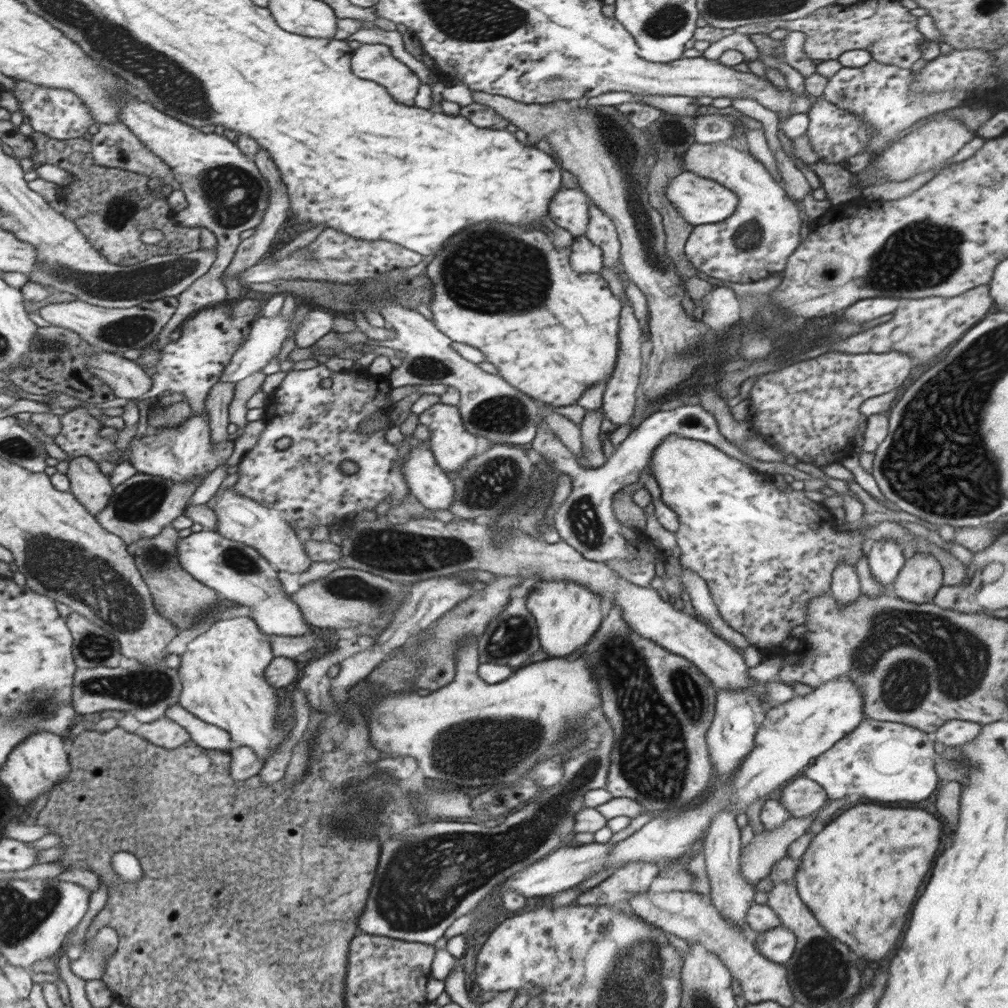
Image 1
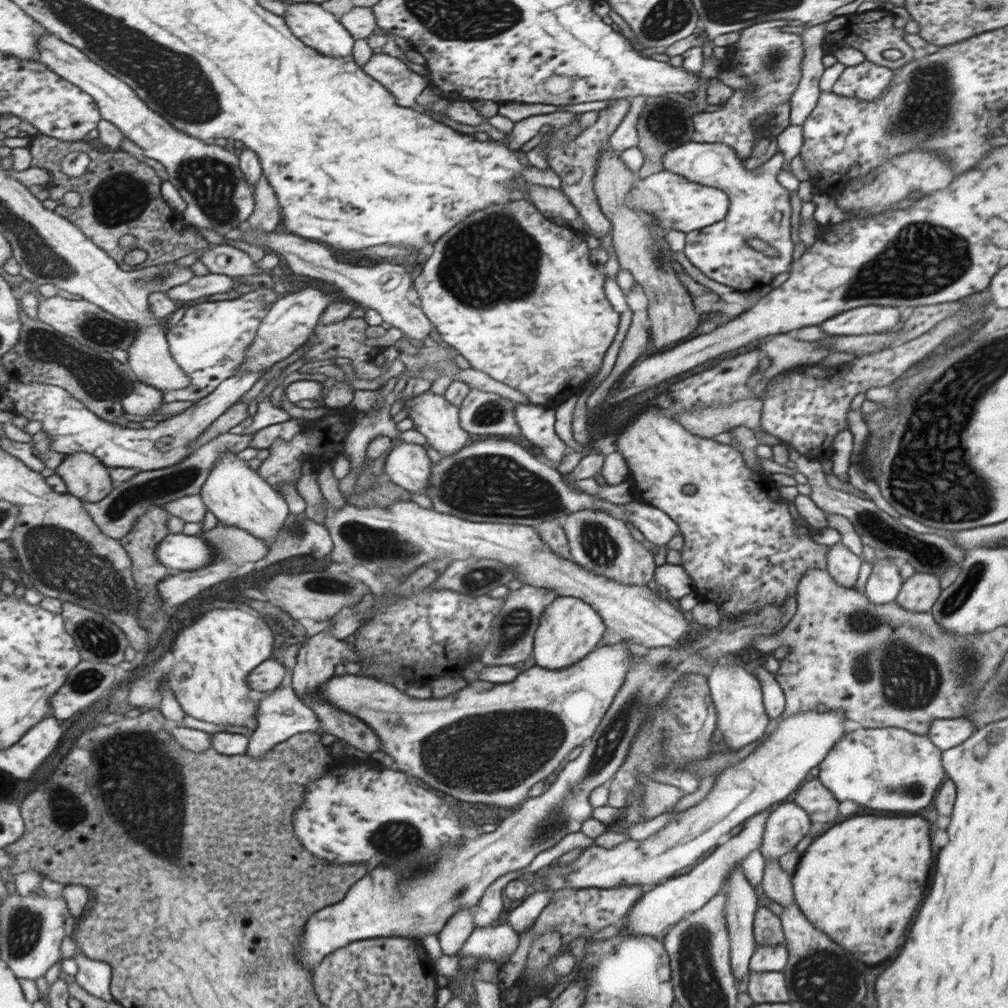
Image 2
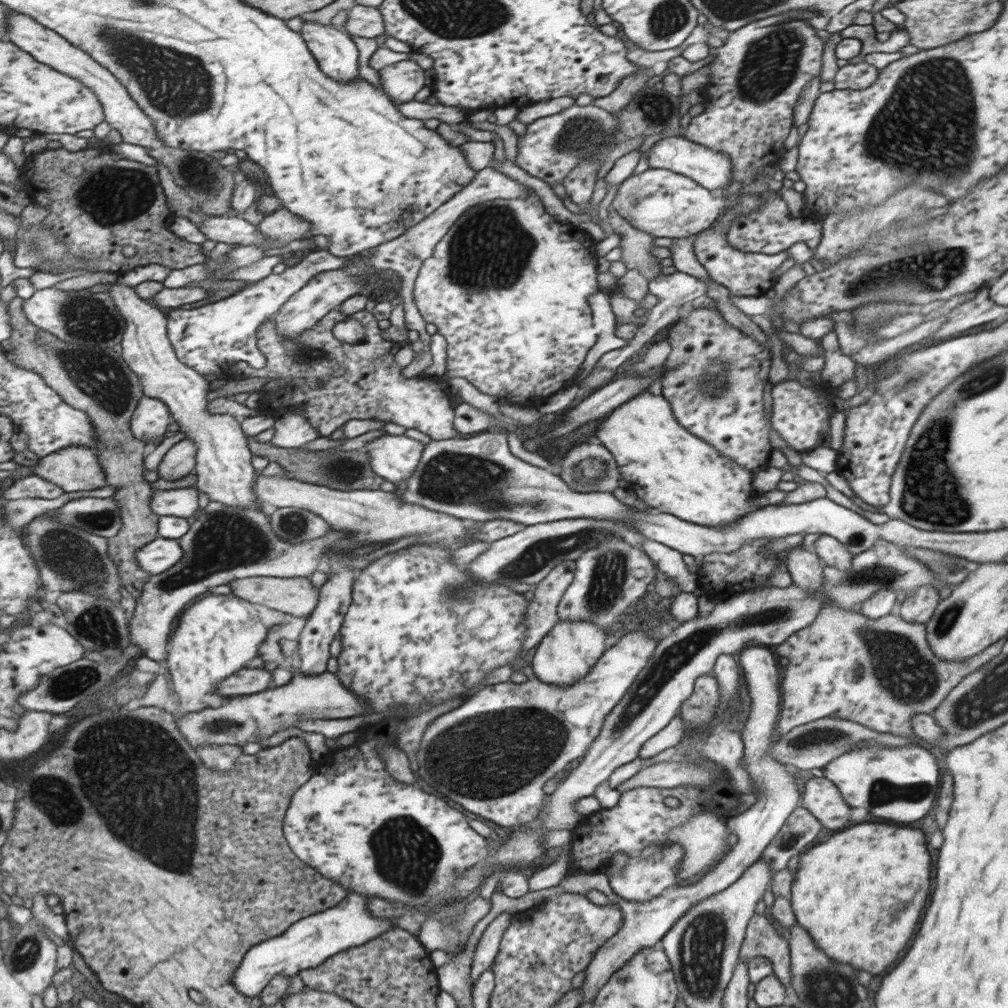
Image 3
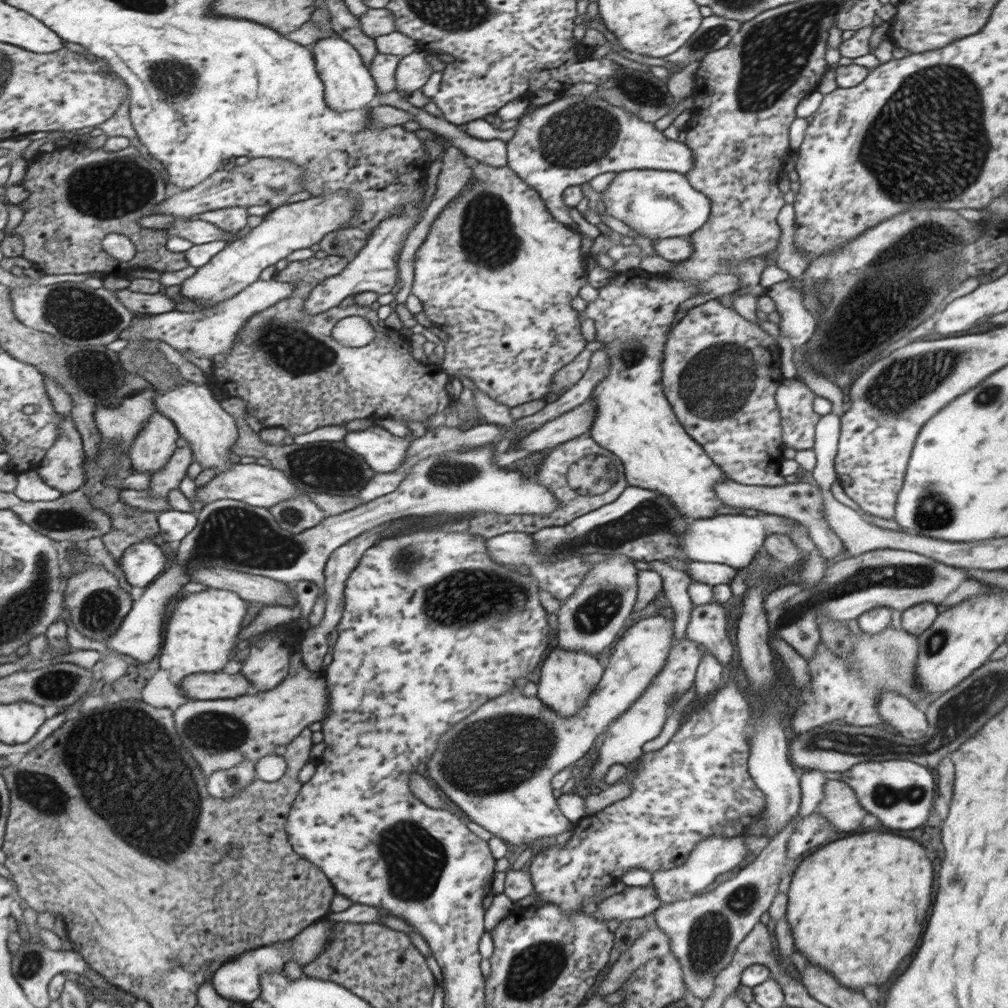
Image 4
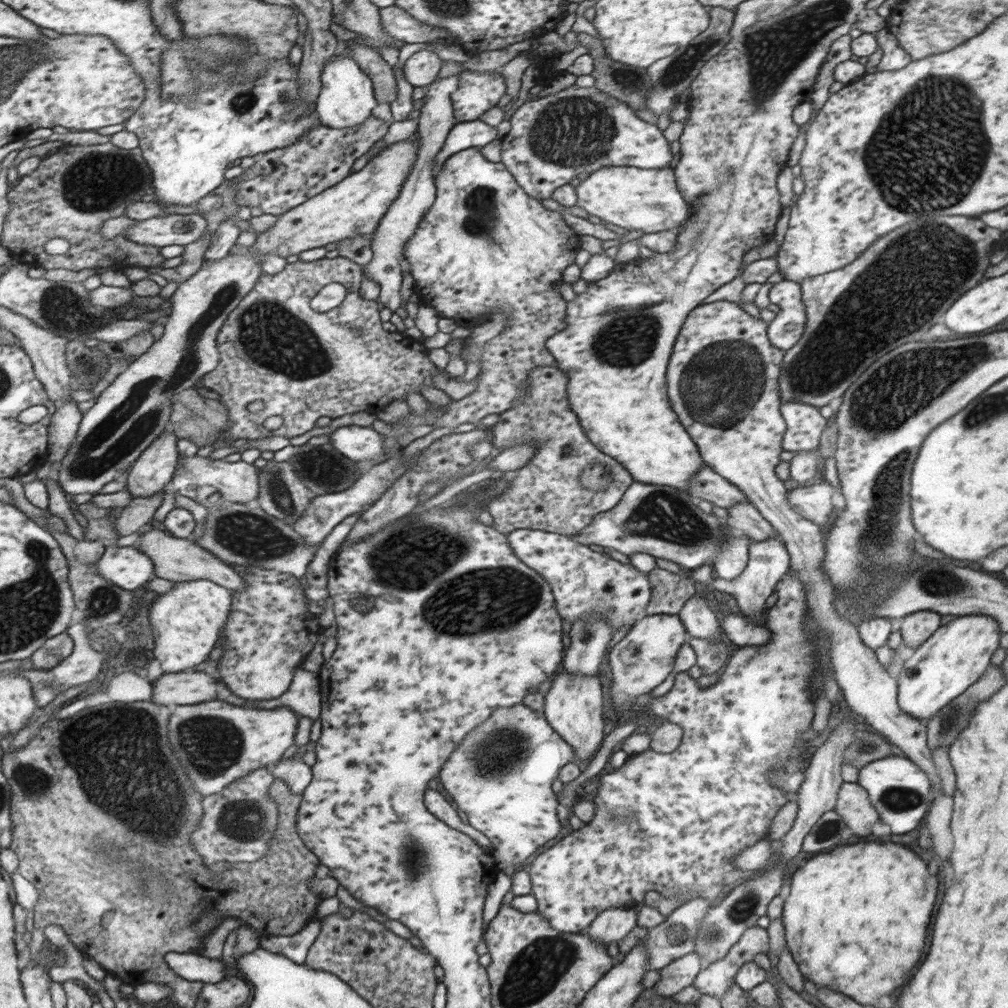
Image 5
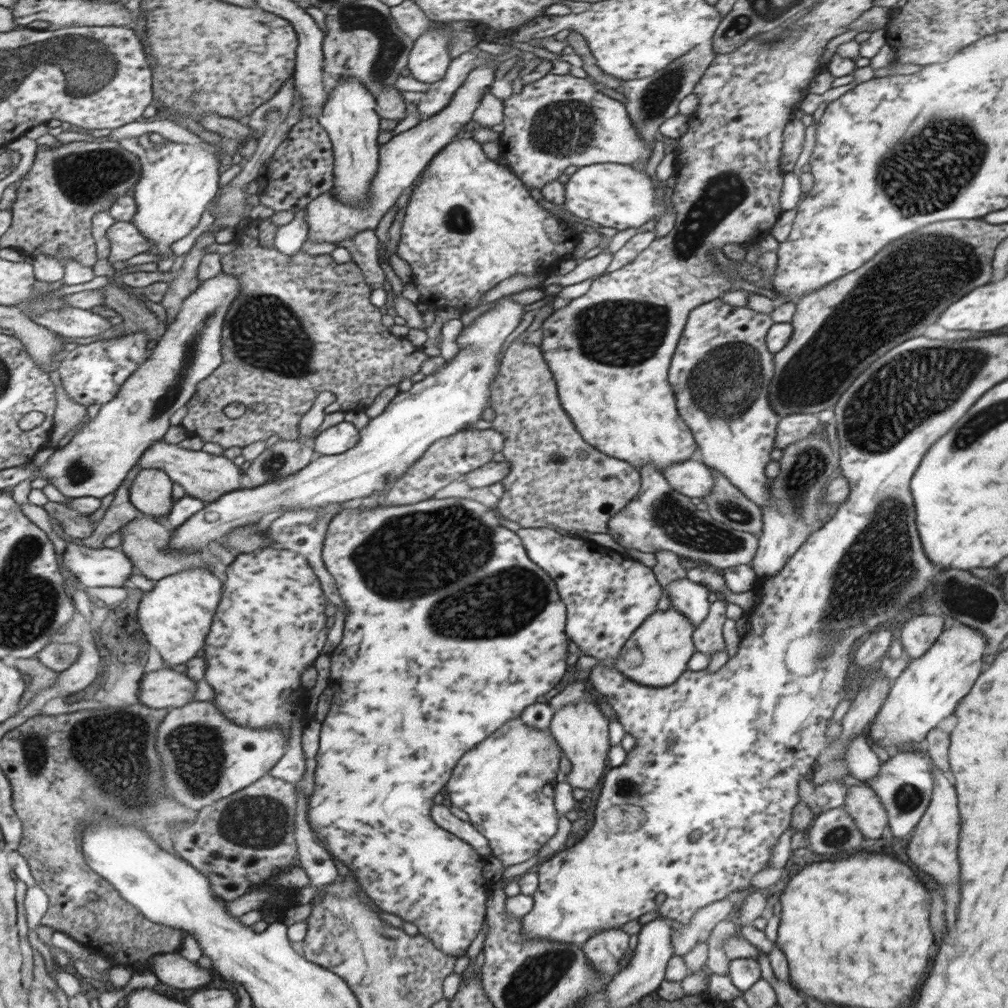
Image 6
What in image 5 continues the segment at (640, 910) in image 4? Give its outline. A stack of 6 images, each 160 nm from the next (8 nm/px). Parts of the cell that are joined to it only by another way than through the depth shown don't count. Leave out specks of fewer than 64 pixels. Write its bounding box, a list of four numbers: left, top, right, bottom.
[586,906,638,945]

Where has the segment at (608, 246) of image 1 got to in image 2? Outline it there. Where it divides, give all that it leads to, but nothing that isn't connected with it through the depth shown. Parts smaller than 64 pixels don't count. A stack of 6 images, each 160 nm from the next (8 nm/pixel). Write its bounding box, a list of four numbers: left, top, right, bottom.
[546,97,635,239]

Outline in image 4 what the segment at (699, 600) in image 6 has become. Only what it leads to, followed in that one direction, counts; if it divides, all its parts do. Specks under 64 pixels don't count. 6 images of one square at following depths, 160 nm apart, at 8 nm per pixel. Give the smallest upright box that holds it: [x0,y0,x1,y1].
[685,602,734,666]

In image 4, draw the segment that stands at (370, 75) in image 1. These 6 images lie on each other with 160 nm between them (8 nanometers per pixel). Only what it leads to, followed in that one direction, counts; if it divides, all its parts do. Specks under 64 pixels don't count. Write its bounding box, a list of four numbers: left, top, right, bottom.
[395,49,433,94]

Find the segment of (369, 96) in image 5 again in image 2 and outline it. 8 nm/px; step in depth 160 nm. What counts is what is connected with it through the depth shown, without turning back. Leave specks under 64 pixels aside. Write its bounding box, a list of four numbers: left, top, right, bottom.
[284,2,354,56]

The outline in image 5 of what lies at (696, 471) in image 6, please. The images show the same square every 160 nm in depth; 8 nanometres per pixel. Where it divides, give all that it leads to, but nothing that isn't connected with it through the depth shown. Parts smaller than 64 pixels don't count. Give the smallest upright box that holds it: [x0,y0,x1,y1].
[689,465,750,509]

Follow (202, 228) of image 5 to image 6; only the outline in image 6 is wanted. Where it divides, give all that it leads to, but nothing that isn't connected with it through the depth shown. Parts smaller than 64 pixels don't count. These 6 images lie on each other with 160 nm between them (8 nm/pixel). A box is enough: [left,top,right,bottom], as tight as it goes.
[106,222,154,264]

